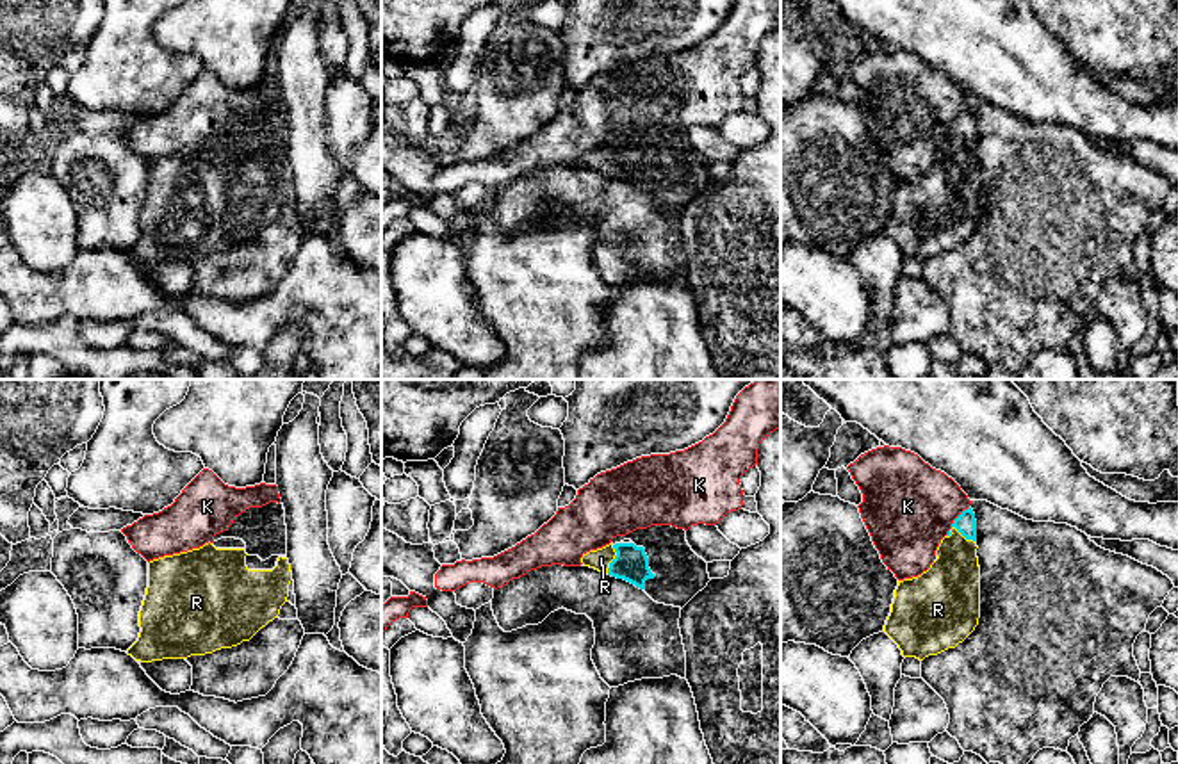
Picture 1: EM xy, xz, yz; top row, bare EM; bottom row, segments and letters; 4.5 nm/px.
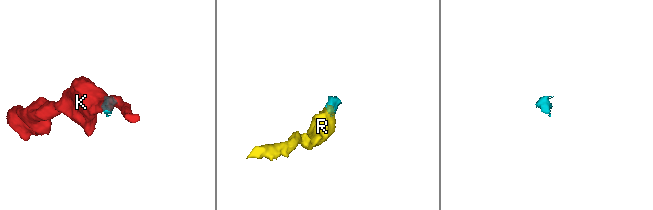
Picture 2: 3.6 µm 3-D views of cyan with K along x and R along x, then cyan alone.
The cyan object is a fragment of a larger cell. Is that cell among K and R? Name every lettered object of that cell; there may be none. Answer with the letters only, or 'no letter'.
R

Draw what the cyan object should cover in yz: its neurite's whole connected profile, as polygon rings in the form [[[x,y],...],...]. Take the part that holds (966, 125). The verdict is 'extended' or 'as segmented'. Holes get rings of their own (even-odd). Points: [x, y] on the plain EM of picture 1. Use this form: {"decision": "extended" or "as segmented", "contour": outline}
{"decision": "extended", "contour": [[[964,110],[941,141],[937,160],[918,178],[898,182],[884,232],[904,258],[923,262],[962,244],[980,219],[977,121]]]}

